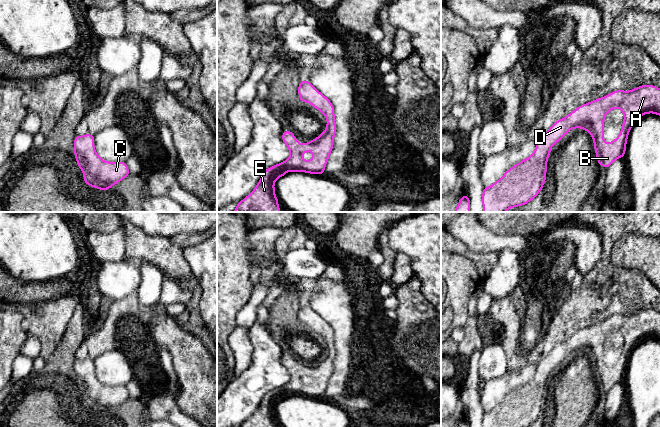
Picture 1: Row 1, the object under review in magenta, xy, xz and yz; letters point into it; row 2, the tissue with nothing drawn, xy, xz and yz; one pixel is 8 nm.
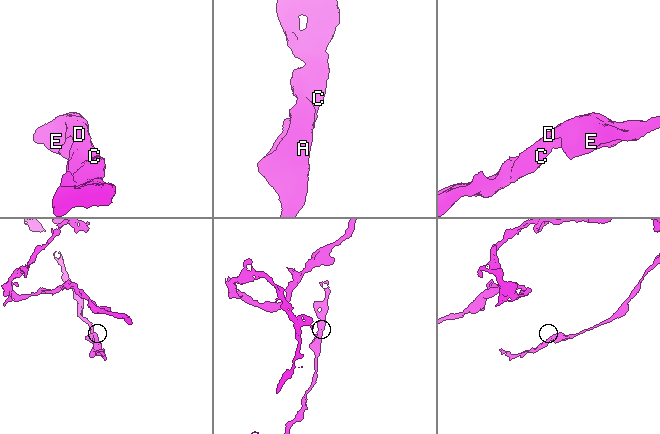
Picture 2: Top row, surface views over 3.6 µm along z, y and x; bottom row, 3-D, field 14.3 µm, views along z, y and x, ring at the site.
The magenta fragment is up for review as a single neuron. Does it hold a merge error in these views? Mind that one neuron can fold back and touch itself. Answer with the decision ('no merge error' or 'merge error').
no merge error

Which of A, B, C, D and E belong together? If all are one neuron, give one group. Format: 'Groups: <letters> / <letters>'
Groups: A B C D E

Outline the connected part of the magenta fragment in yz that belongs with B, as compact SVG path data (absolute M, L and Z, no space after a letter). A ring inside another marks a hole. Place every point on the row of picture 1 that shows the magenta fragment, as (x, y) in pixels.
M653 85L639 86L631 91L616 90L603 98L579 106L565 118L557 120L540 139L537 139L536 149L529 158L514 165L491 186L484 187L482 193L483 212L505 212L510 208L527 204L534 199L543 189L546 180L547 159L552 146L573 128L579 127L591 134L597 161L599 165L607 169L616 159L625 157L629 131L636 121L647 113L655 113L660 116L660 89ZM613 108L622 110L624 122L620 135L613 142L606 144L603 137L604 118Z

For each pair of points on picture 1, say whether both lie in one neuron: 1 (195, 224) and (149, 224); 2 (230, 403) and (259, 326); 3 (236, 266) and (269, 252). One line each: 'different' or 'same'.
1: same
2: same
3: different

